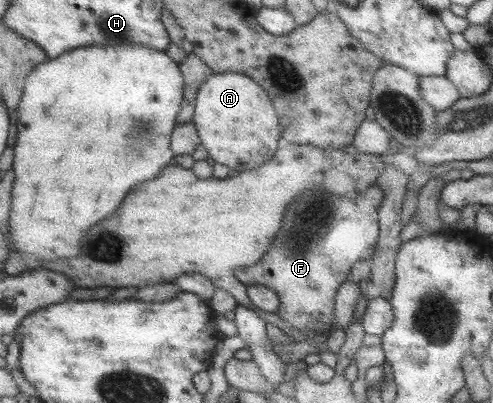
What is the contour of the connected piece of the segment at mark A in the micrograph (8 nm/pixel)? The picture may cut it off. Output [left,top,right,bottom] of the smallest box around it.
[194,71,281,172]

